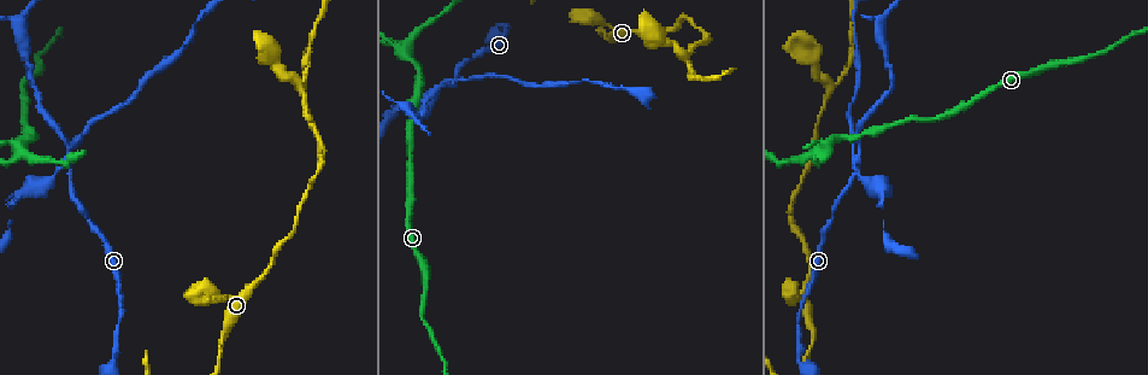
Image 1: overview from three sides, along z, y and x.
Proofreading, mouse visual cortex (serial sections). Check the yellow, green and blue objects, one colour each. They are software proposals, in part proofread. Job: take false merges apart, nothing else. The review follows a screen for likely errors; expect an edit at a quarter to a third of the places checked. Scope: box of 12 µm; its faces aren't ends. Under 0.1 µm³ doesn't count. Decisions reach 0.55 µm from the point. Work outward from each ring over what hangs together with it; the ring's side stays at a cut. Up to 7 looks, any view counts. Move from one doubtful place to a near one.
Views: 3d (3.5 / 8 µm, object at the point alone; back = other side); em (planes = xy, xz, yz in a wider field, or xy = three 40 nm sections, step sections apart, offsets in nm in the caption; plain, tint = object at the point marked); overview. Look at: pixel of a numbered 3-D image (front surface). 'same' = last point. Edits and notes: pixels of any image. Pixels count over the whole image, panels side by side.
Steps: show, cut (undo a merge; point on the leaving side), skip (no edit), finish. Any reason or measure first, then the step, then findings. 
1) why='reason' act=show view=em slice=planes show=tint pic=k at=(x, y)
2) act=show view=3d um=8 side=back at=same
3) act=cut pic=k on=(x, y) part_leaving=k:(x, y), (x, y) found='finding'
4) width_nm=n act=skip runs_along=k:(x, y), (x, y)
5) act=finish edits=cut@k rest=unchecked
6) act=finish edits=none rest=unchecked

act=show view=3d um=8 pic=1 at=(821, 152)

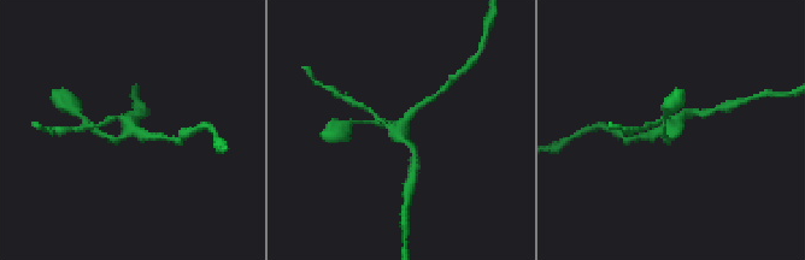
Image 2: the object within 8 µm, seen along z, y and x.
why='closer look' act=show view=3d um=3.5 pic=2 at=(675, 124)

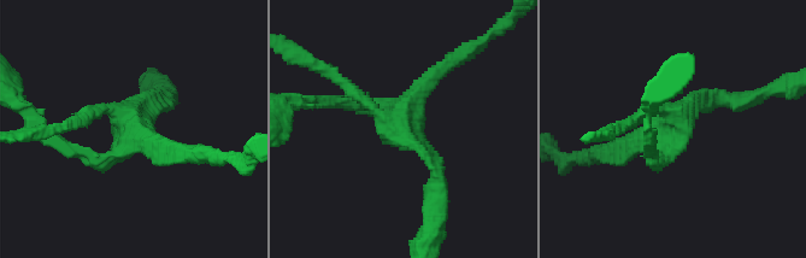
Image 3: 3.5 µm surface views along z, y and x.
arms=4 arm_widths_nm=150,200,200,250 why='need the tissue' act=show view=em slice=planes show=tint pic=3 at=(135, 129)

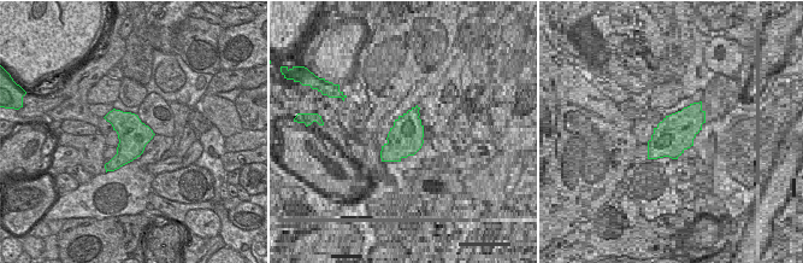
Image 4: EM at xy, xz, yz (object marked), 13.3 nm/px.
act=skip runs_along=3:(722, 99), (607, 151) found='one cell here'

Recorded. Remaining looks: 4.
why='arms part here' act=show view=3d um=8 pic=1 at=(881, 30)

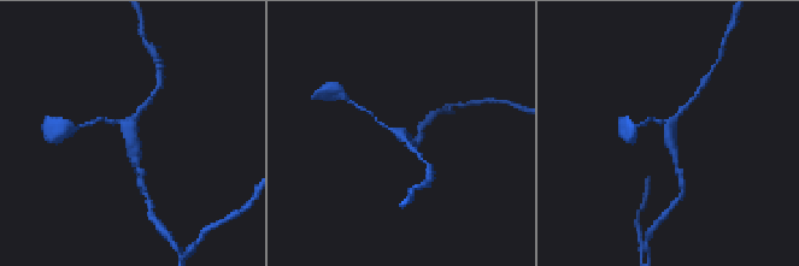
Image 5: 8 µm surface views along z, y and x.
why='zoom in' act=show view=3d um=3.5 pic=5 at=(404, 133)

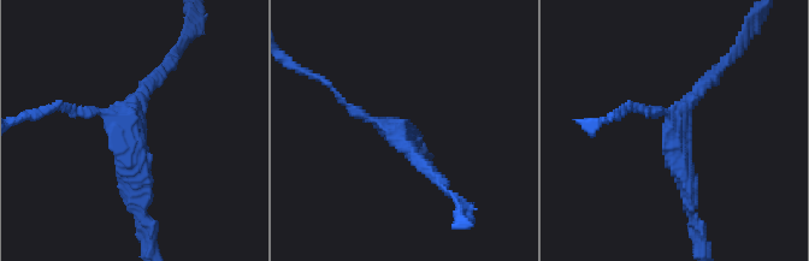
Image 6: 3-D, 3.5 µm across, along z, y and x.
why='now the EM' act=show view=em slice=planes show=tint pic=6 at=(401, 134)

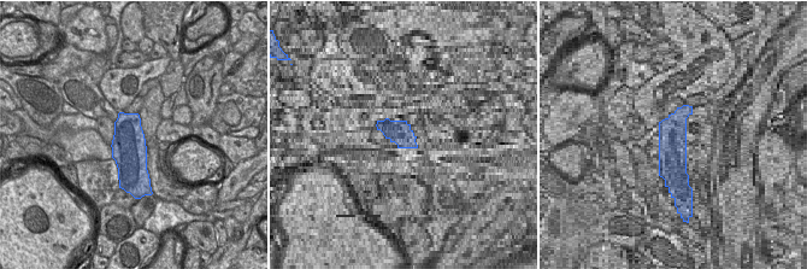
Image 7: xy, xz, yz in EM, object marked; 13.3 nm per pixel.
act=skip runs_along=6:(690, 212), (678, 130), (718, 71) found='all the same cell'

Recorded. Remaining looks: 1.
act=finish edits=none rest=unchecked

